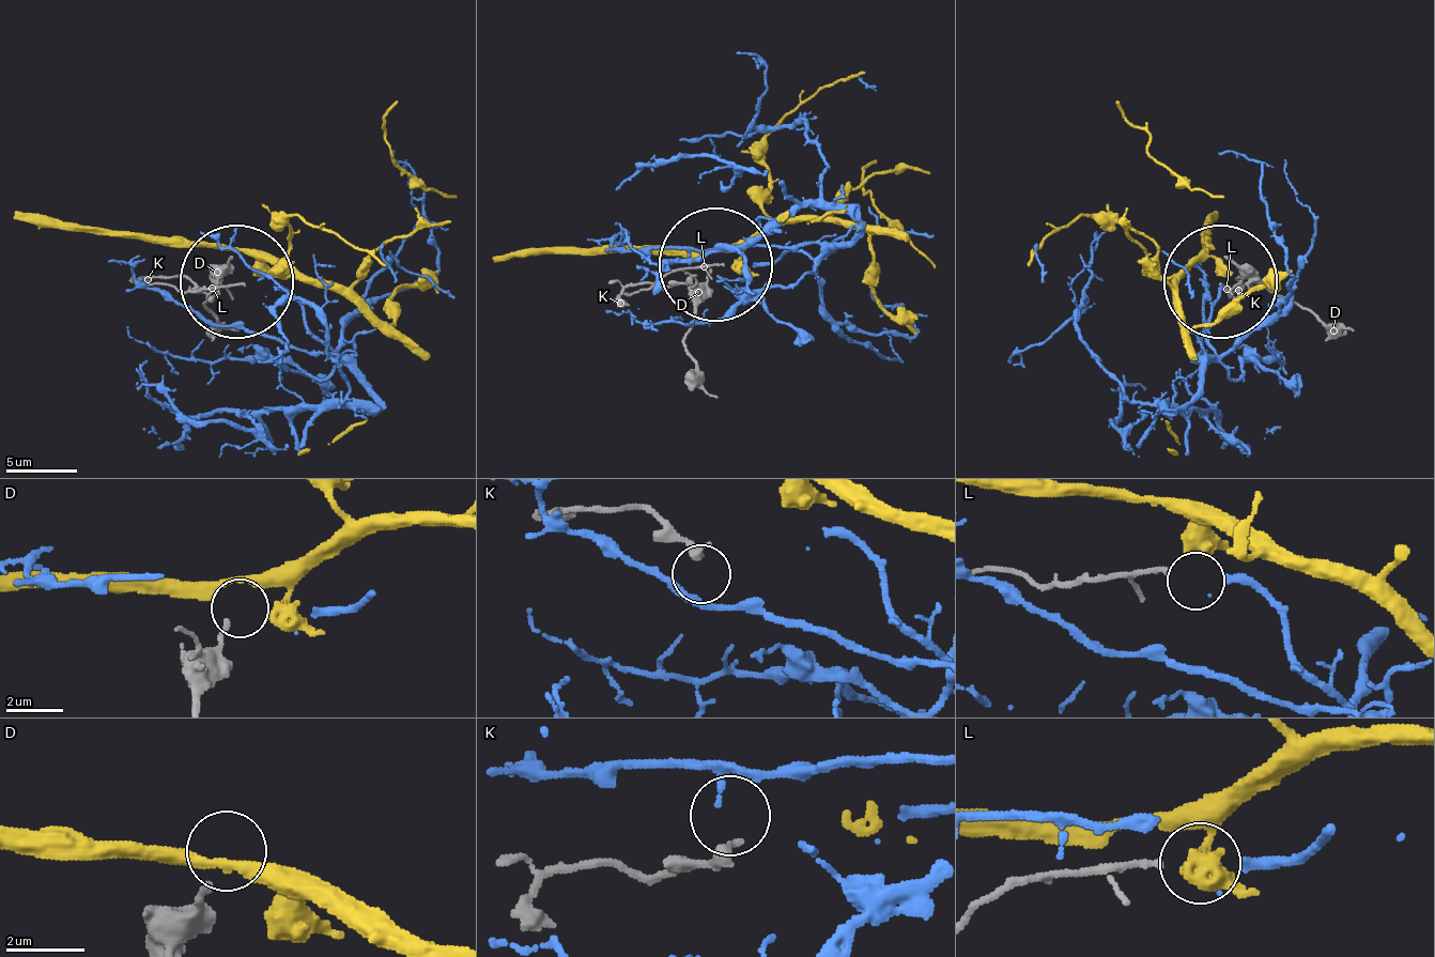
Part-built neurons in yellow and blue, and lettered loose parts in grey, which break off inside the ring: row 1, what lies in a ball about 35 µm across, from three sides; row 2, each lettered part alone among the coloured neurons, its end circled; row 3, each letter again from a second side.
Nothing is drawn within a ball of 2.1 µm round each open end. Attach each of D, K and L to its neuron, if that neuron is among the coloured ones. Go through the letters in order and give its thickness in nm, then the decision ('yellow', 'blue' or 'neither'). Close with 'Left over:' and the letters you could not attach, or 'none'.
D: calibre 190 nm; yellow
K: calibre 340 nm; neither
L: calibre 180 nm; blue
Left over: K

